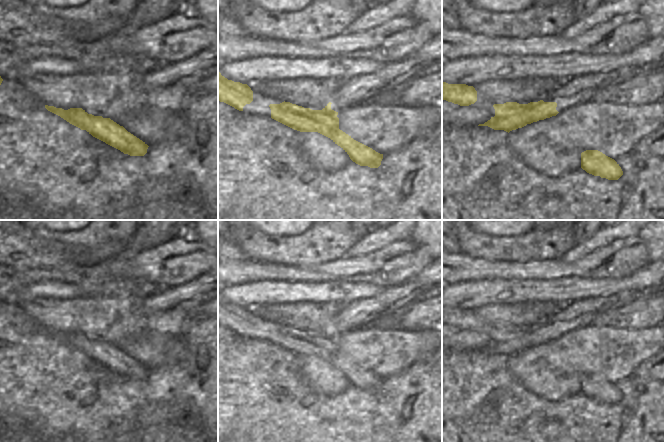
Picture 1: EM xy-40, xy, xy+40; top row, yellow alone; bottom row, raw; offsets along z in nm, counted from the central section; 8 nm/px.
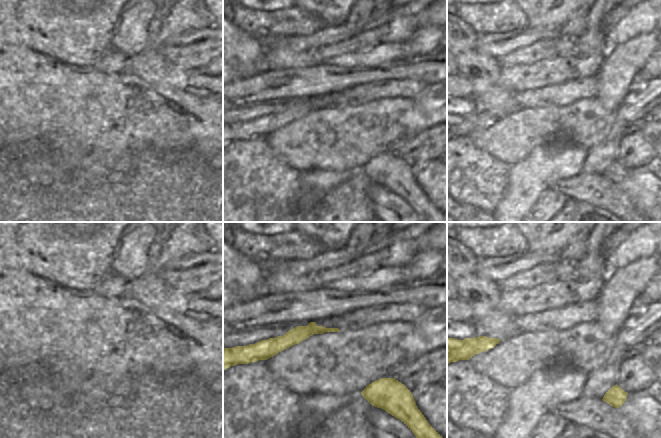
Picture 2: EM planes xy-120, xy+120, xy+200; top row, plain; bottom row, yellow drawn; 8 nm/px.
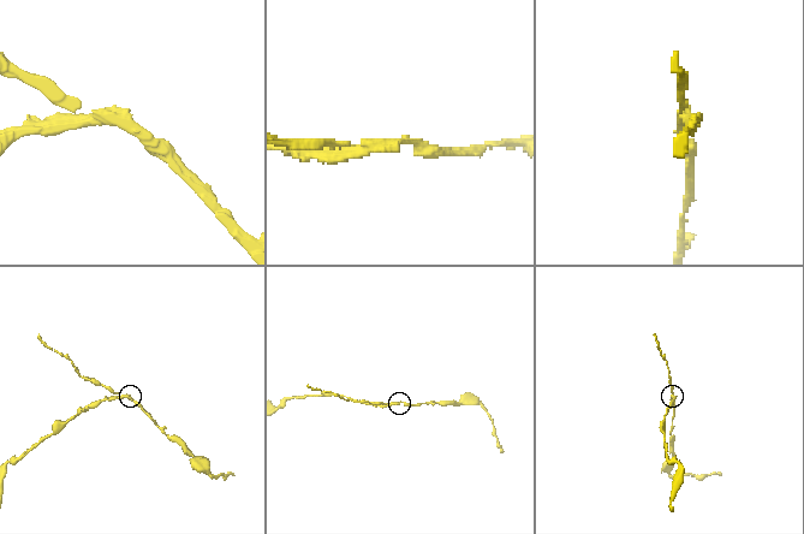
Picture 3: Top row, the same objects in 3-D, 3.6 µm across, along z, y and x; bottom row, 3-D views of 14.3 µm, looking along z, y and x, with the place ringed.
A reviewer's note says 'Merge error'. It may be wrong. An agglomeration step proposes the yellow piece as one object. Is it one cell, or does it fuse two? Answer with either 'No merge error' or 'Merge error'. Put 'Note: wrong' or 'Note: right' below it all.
Merge error.
Note: right

